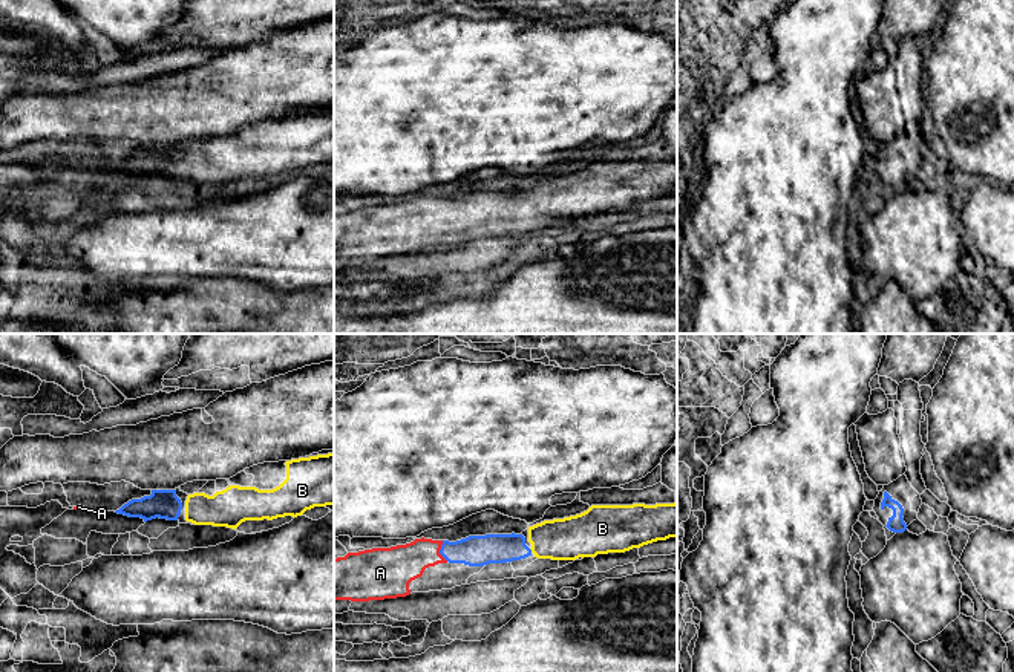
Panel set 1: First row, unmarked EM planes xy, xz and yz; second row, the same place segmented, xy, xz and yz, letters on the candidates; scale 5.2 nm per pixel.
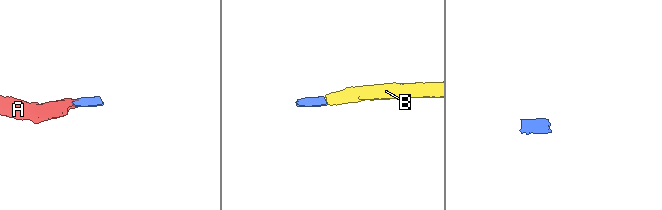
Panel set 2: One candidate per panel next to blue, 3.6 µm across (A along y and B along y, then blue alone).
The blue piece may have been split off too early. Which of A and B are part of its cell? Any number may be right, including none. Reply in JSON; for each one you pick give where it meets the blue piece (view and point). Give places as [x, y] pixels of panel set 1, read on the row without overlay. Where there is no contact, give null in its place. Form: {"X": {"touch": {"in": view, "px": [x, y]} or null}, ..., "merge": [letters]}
{"A": {"touch": {"in": "xz", "px": [440, 208]}}, "B": {"touch": {"in": "xz", "px": [530, 207]}}, "merge": ["A", "B"]}

